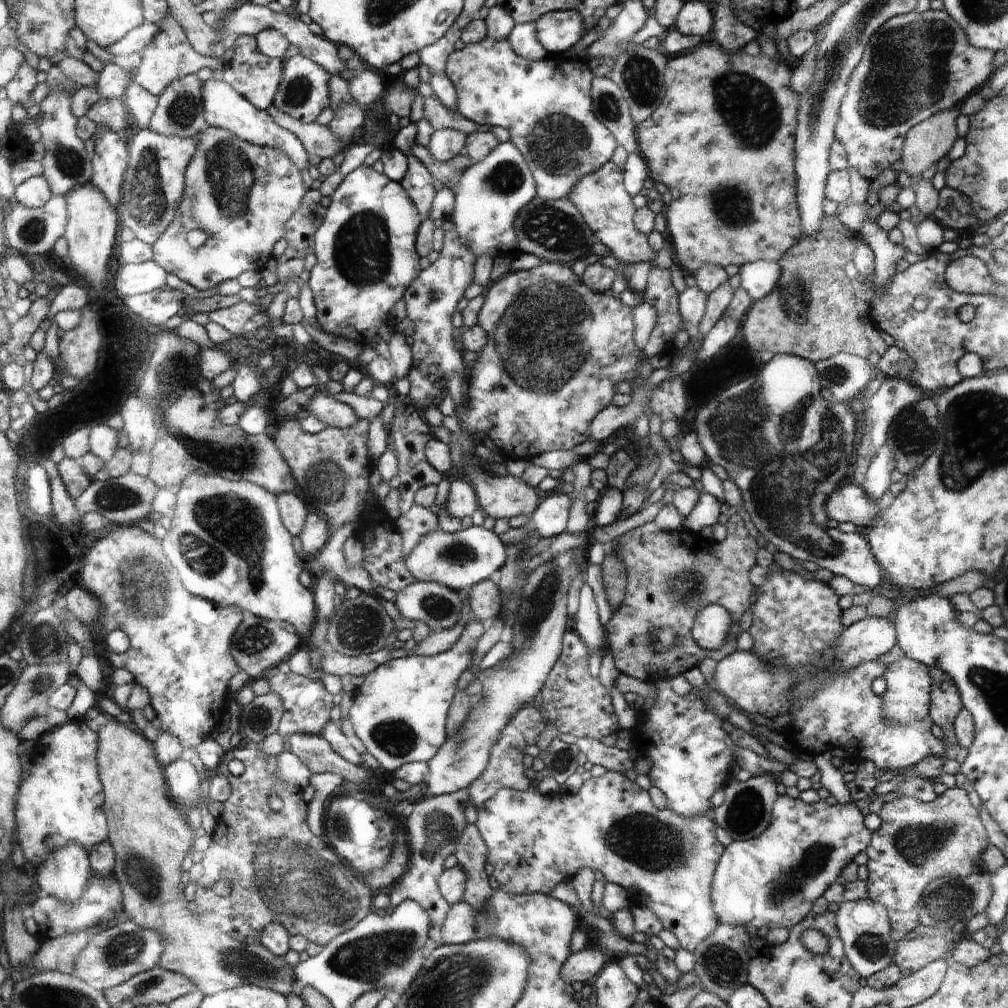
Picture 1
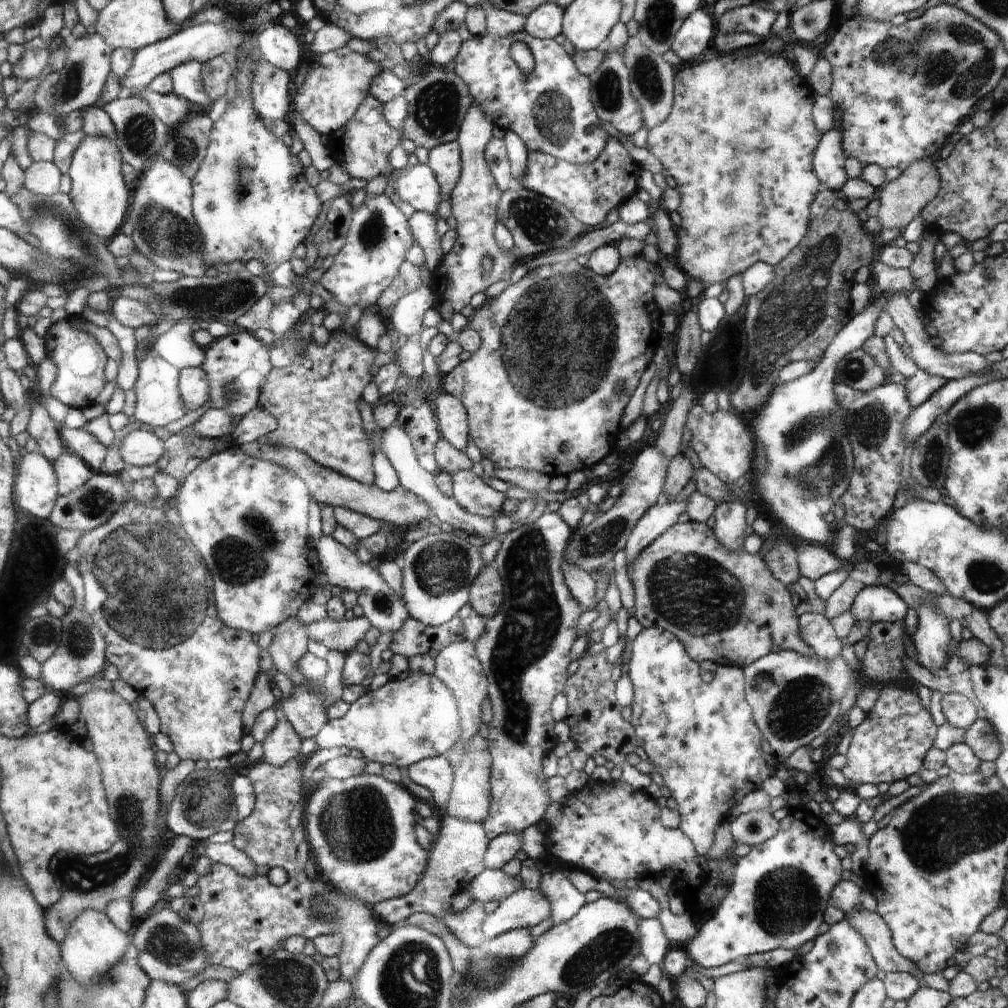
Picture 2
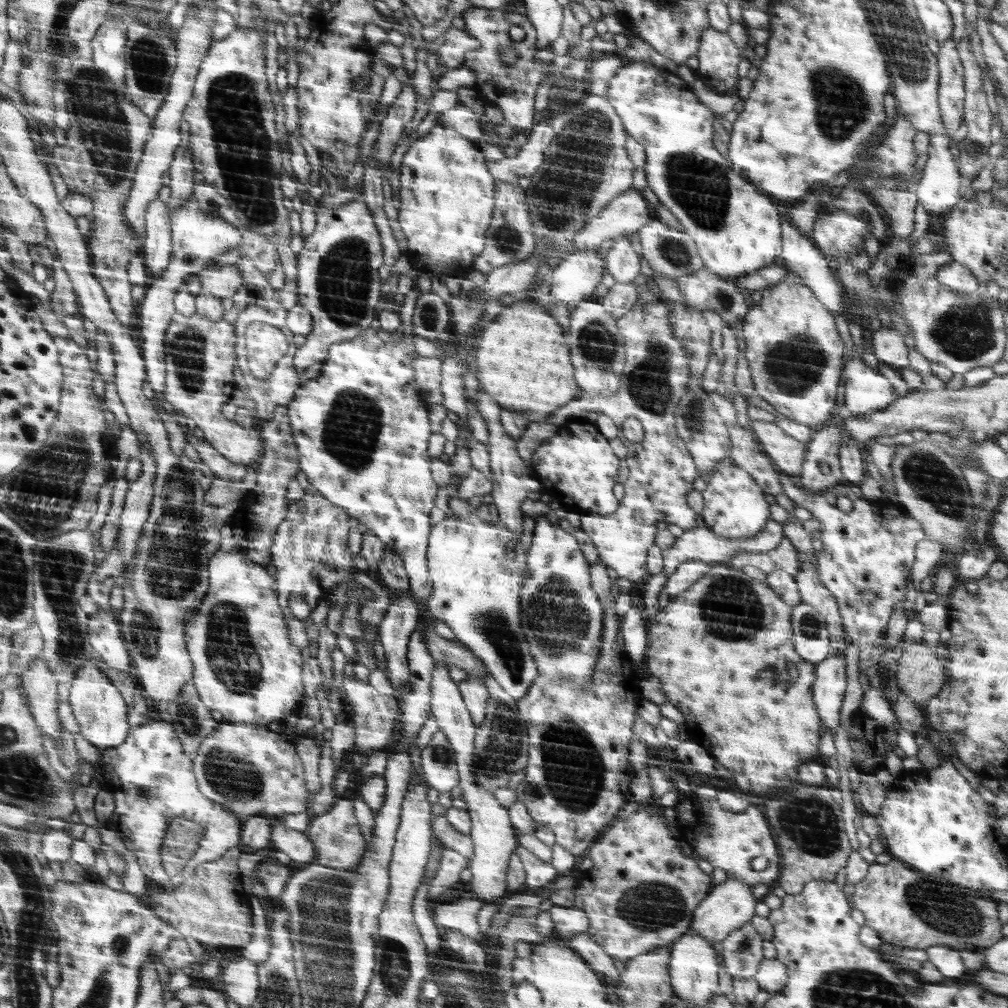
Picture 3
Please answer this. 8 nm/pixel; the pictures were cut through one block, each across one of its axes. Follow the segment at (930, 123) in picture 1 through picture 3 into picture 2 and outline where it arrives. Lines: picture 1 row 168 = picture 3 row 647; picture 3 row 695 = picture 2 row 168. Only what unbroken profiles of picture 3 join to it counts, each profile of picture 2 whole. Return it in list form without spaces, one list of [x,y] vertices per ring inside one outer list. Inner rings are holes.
[[[930,158],[920,160],[910,164],[903,173],[895,180],[887,181],[883,188],[878,191],[880,208],[878,210],[878,220],[885,229],[899,229],[902,232],[914,218],[919,216],[920,211],[936,198],[940,188],[940,176],[934,166],[934,161]]]

